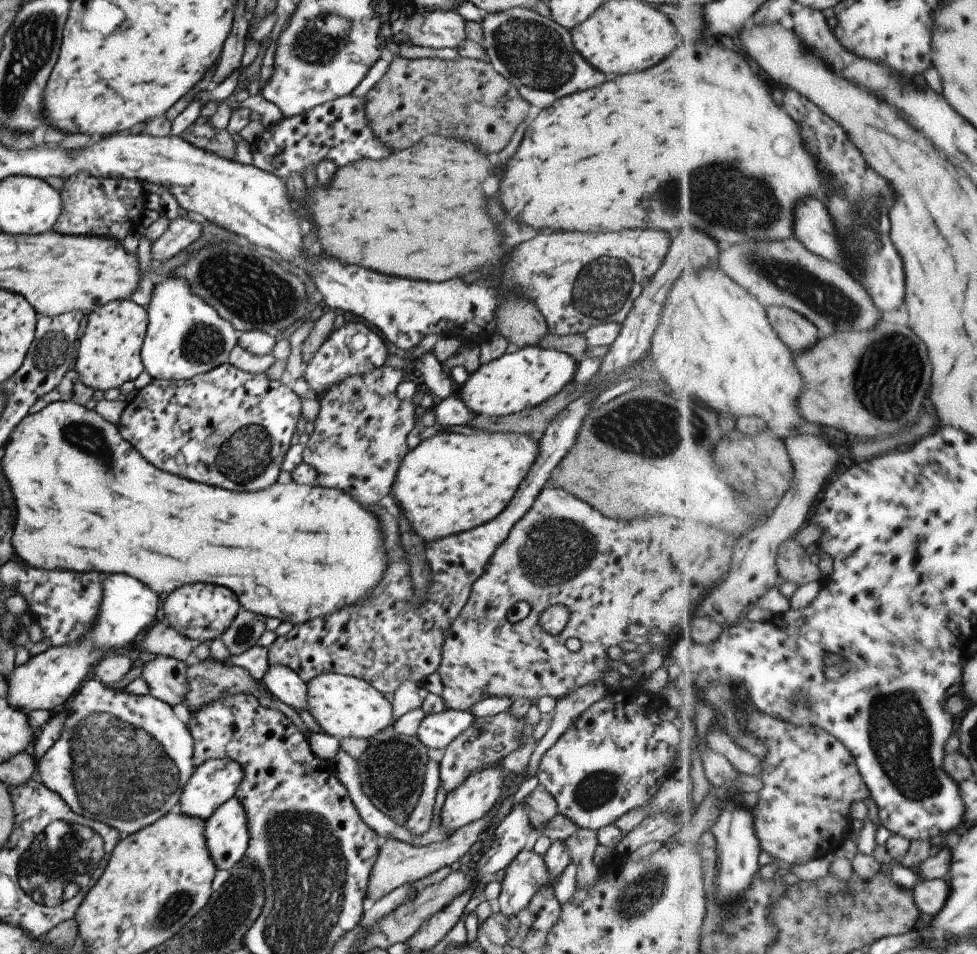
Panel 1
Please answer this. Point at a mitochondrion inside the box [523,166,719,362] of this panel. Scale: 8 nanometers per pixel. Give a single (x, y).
(601, 286)

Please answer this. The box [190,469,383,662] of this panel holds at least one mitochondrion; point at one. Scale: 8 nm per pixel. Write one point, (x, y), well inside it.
(242, 634)

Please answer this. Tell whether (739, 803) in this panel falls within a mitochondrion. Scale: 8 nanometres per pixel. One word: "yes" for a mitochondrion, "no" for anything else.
no

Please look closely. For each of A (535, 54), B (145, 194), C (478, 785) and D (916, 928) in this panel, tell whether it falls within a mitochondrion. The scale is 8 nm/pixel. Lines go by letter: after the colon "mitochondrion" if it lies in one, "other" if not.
A: mitochondrion
B: other
C: other
D: other

